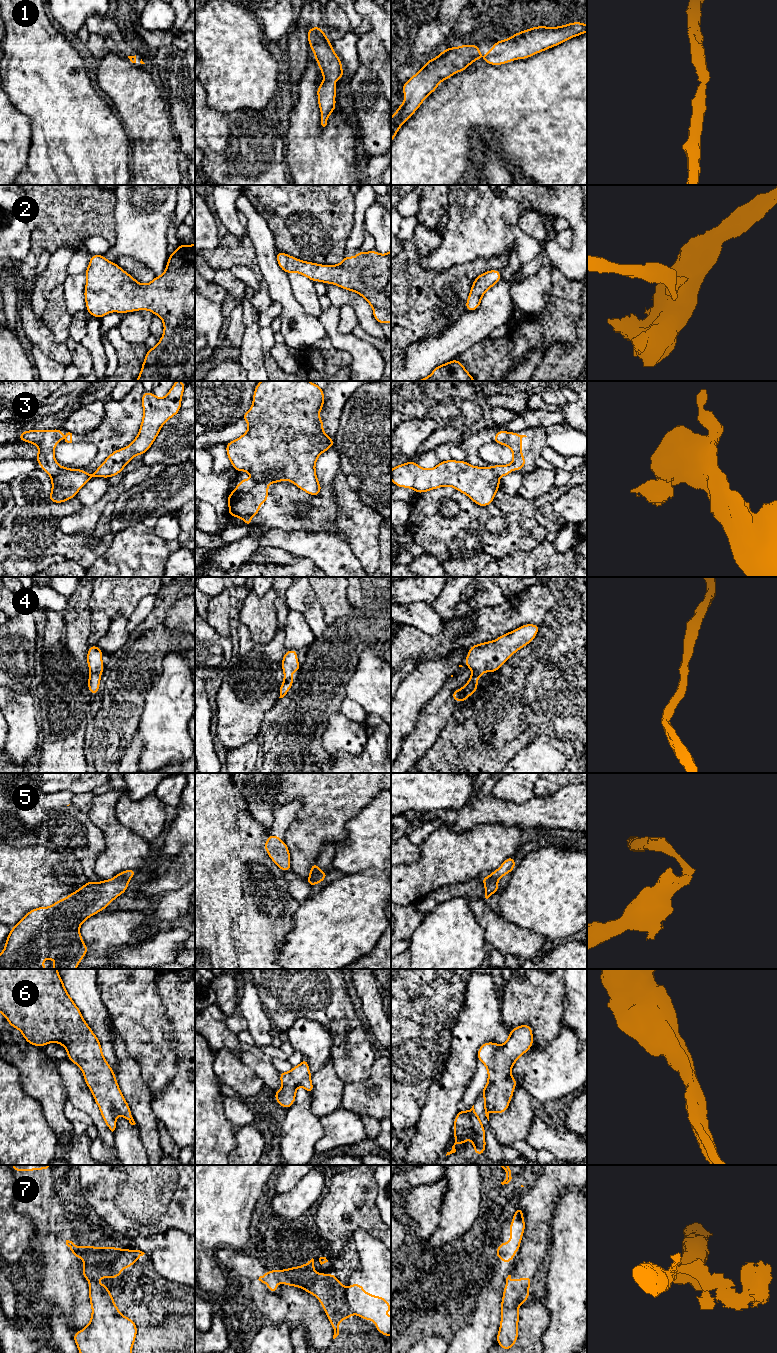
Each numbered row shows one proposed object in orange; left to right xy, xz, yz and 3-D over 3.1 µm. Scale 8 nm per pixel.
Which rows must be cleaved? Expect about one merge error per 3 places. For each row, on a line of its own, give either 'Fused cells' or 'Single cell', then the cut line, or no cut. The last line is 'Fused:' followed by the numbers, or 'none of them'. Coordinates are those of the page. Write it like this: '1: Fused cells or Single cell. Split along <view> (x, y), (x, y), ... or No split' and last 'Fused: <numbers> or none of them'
1: Single cell. No split
2: Single cell. No split
3: Fused cells. Split along xy (66, 468), (51, 476)
4: Single cell. No split
5: Fused cells. Split along xz (323, 872), (310, 876)
6: Single cell. No split
7: Fused cells. Split along xy (76, 1248), (77, 1257)
Fused: 3, 5, 7

